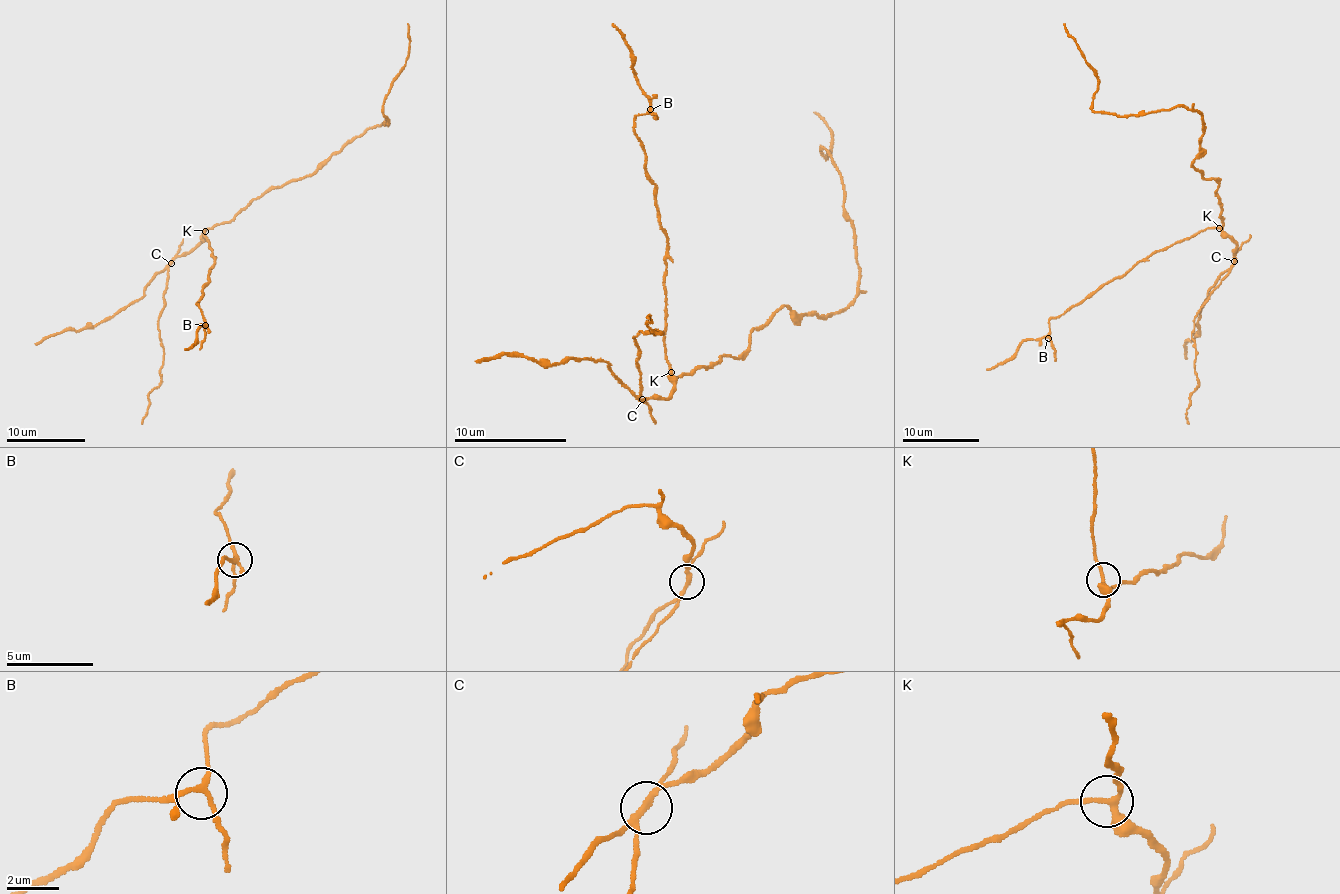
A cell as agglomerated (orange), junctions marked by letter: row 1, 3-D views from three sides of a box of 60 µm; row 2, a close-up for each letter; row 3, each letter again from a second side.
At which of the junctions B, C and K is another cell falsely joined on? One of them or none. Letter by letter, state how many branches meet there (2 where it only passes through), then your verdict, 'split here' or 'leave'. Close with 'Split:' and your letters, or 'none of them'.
B: 4 | leave
C: 4 | split here
K: 3 | leave
Split: C

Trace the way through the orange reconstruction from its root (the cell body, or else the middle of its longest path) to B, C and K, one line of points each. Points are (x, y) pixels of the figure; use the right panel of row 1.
B: (1217, 190), (1223, 220), (1219, 228), (1205, 228), (1155, 250), (1123, 275), (1102, 284), (1052, 317), (1048, 338)
C: (1217, 190), (1222, 227), (1236, 244), (1232, 253), (1234, 262)
K: (1217, 190), (1215, 194), (1223, 220), (1219, 228)

